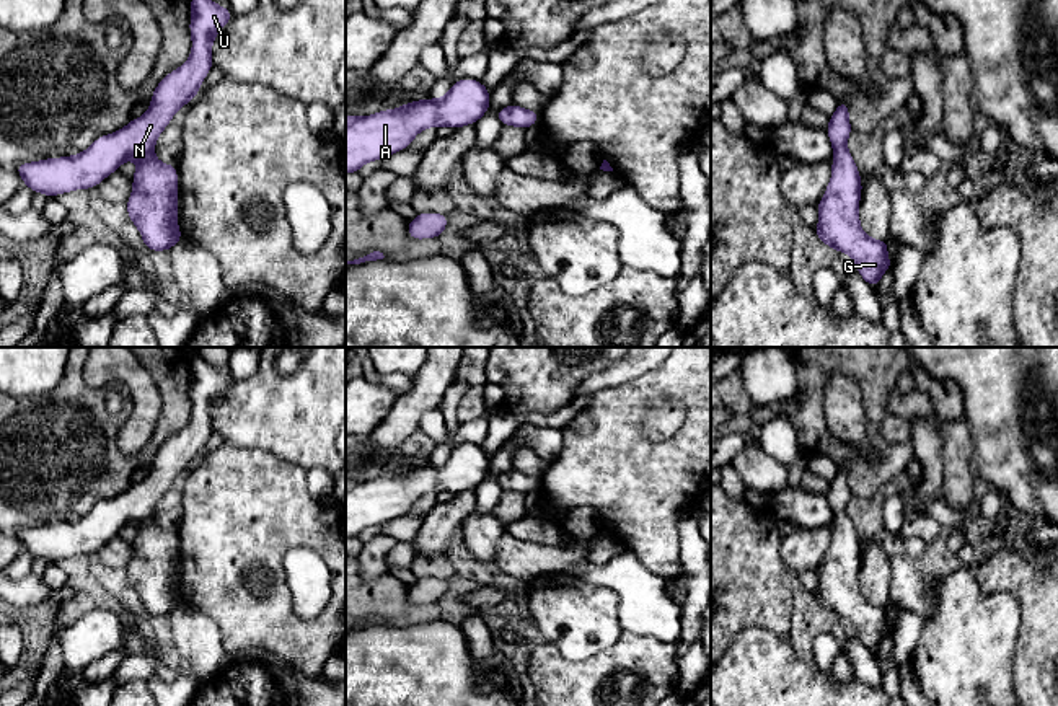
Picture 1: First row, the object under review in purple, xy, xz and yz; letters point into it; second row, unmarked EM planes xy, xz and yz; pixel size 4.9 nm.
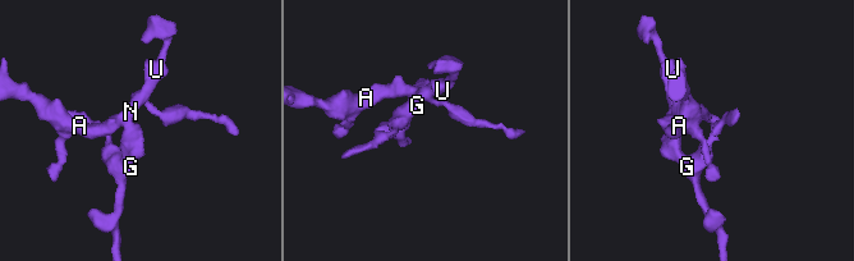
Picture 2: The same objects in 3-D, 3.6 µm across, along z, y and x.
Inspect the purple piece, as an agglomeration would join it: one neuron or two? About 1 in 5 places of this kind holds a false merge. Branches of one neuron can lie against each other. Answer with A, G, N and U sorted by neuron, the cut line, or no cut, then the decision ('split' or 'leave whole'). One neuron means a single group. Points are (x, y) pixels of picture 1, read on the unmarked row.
A G N U; no cut; leave whole

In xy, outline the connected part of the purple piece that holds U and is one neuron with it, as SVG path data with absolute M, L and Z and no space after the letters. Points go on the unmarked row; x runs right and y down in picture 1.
M192 355L191 421L179 434L160 445L150 463L148 476L130 484L121 496L98 502L82 518L16 528L13 533L20 538L23 549L52 564L57 559L98 553L126 525L134 525L139 532L132 541L134 553L126 572L145 613L170 616L183 607L178 592L178 533L156 525L155 507L176 476L201 457L204 443L214 432L215 401L233 382L230 373Z

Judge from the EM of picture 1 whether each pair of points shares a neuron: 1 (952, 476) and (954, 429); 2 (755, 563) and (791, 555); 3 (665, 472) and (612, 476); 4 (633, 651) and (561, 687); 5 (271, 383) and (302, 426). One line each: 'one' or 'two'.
1: one
2: two
3: one
4: one
5: one

